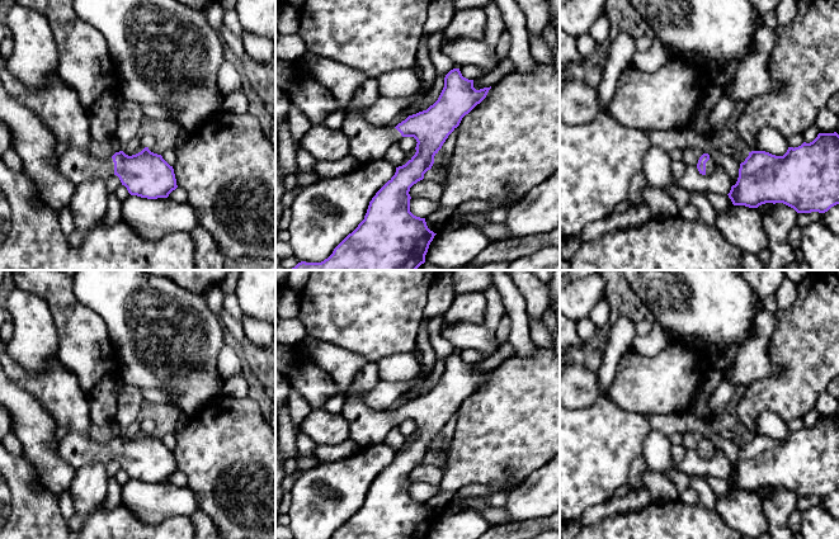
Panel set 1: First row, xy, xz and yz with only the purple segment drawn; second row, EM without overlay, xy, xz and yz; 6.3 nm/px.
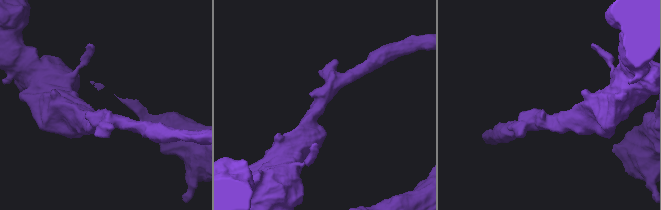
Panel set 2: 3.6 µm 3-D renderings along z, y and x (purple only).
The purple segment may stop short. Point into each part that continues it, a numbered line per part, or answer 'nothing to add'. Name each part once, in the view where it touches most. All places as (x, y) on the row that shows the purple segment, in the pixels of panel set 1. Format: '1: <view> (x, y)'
1: xy (76, 165)

